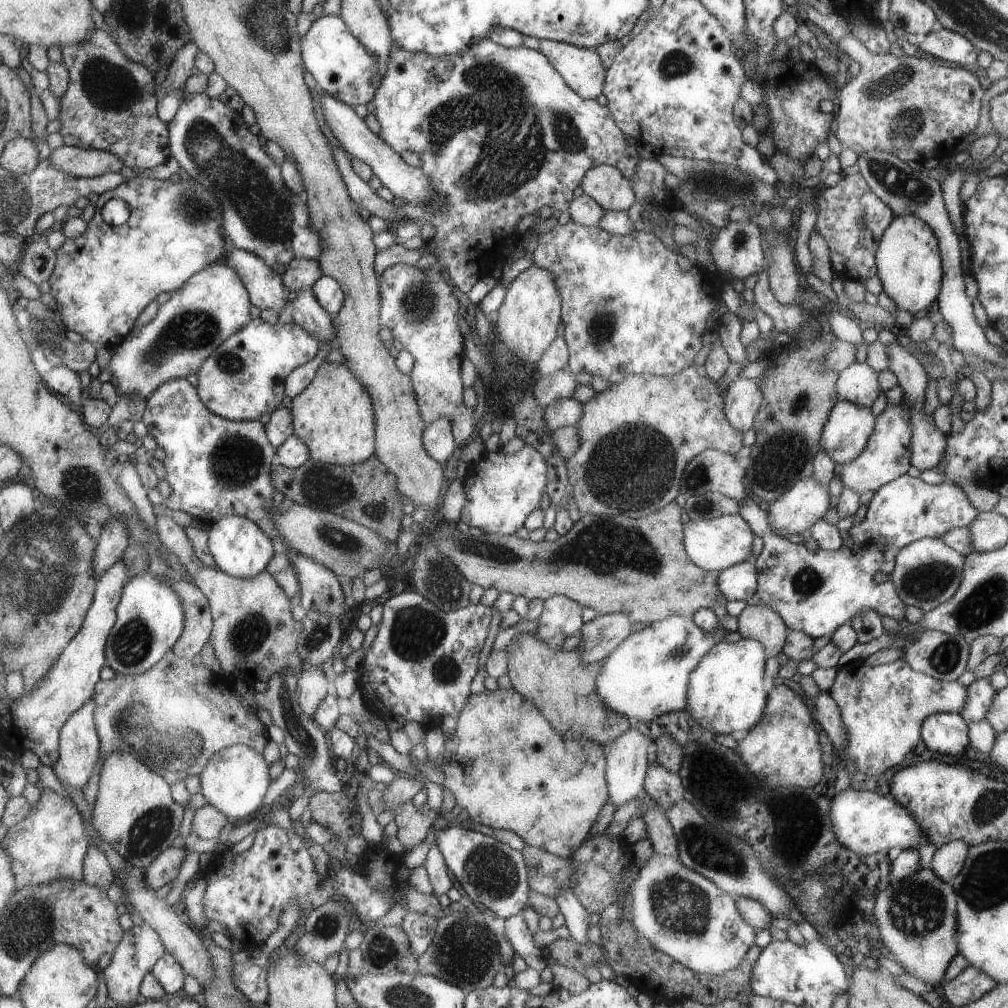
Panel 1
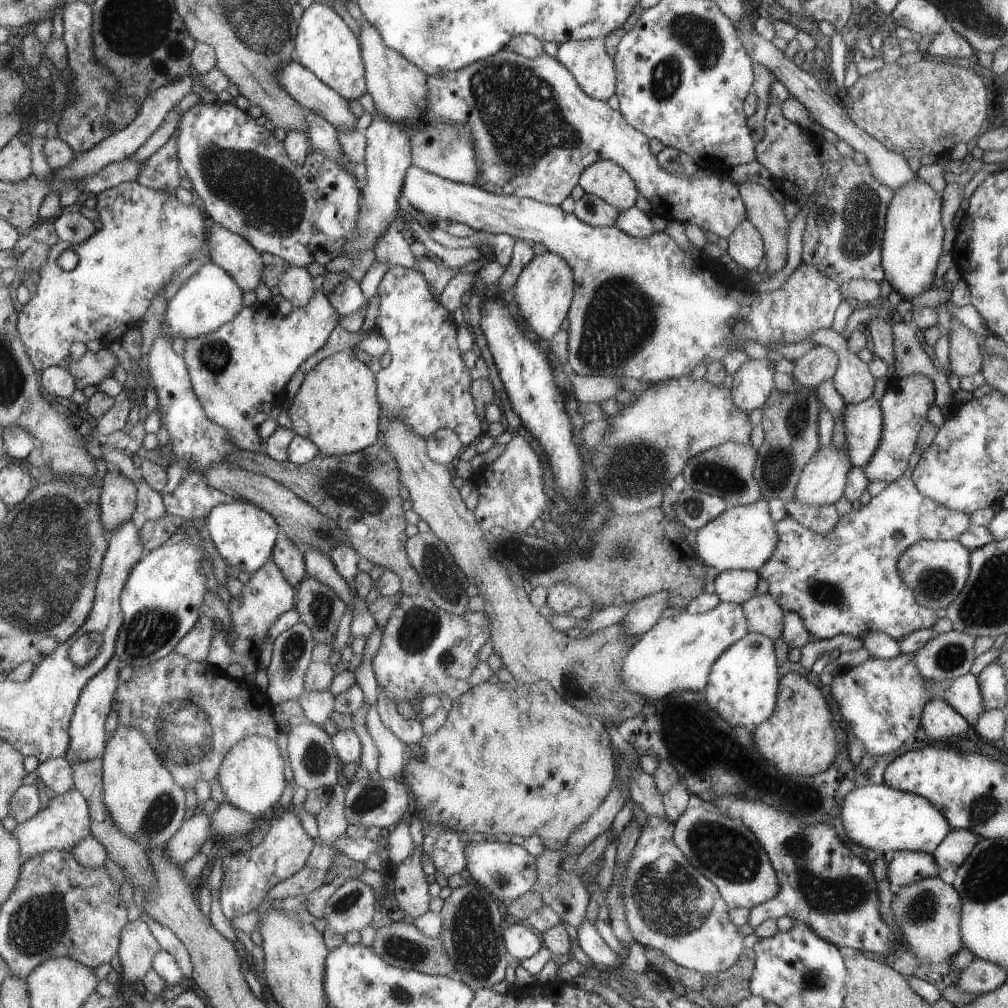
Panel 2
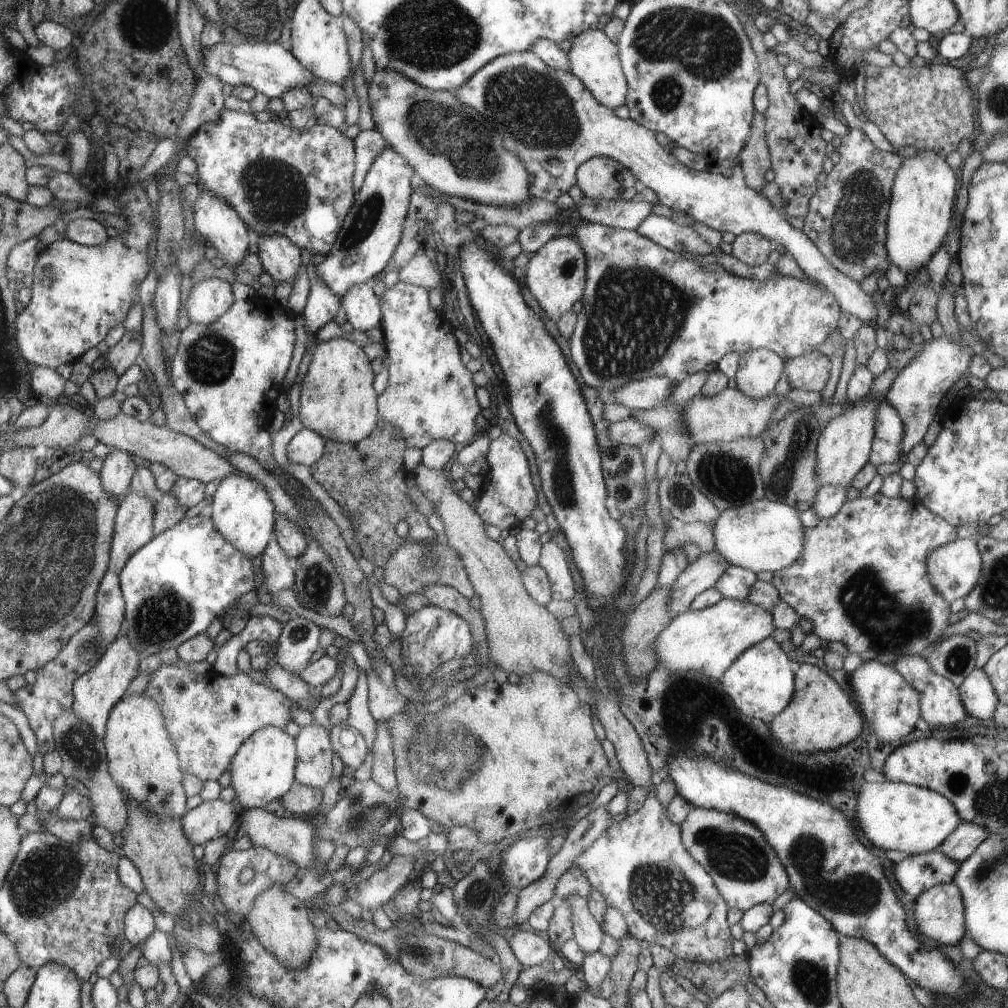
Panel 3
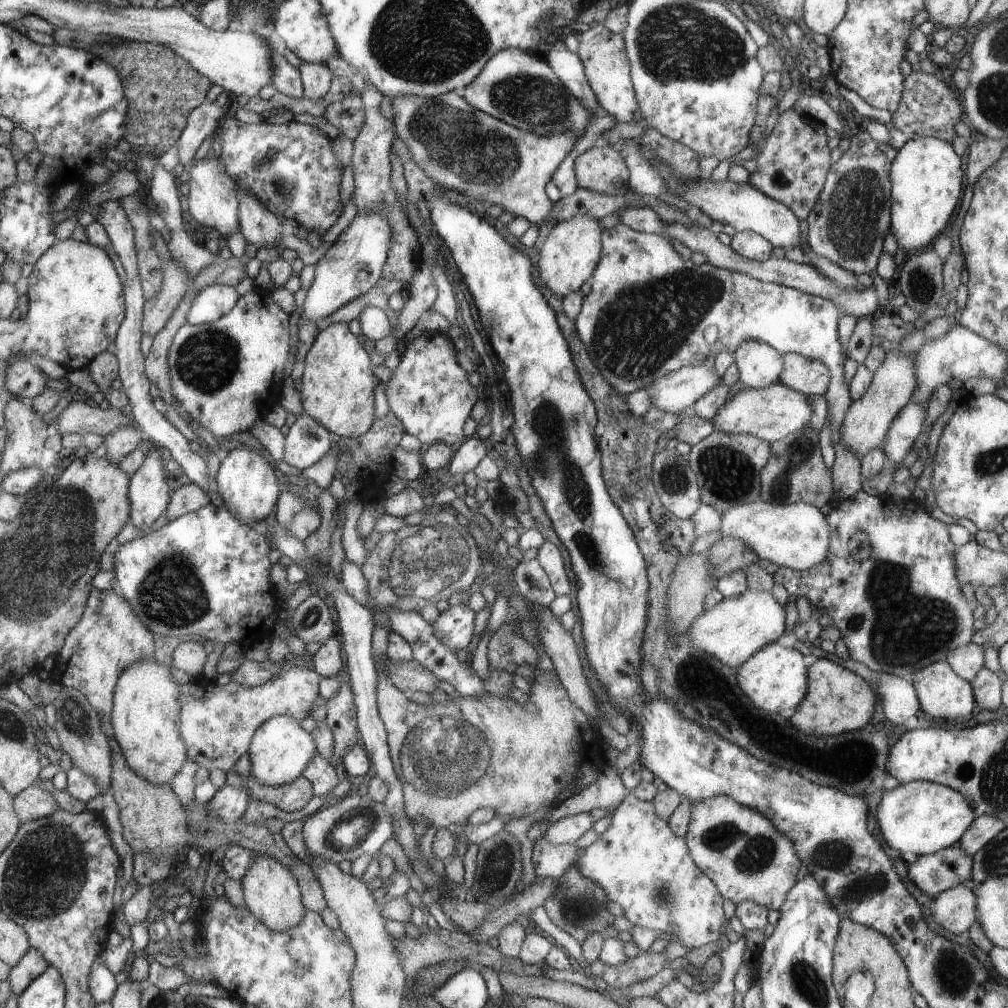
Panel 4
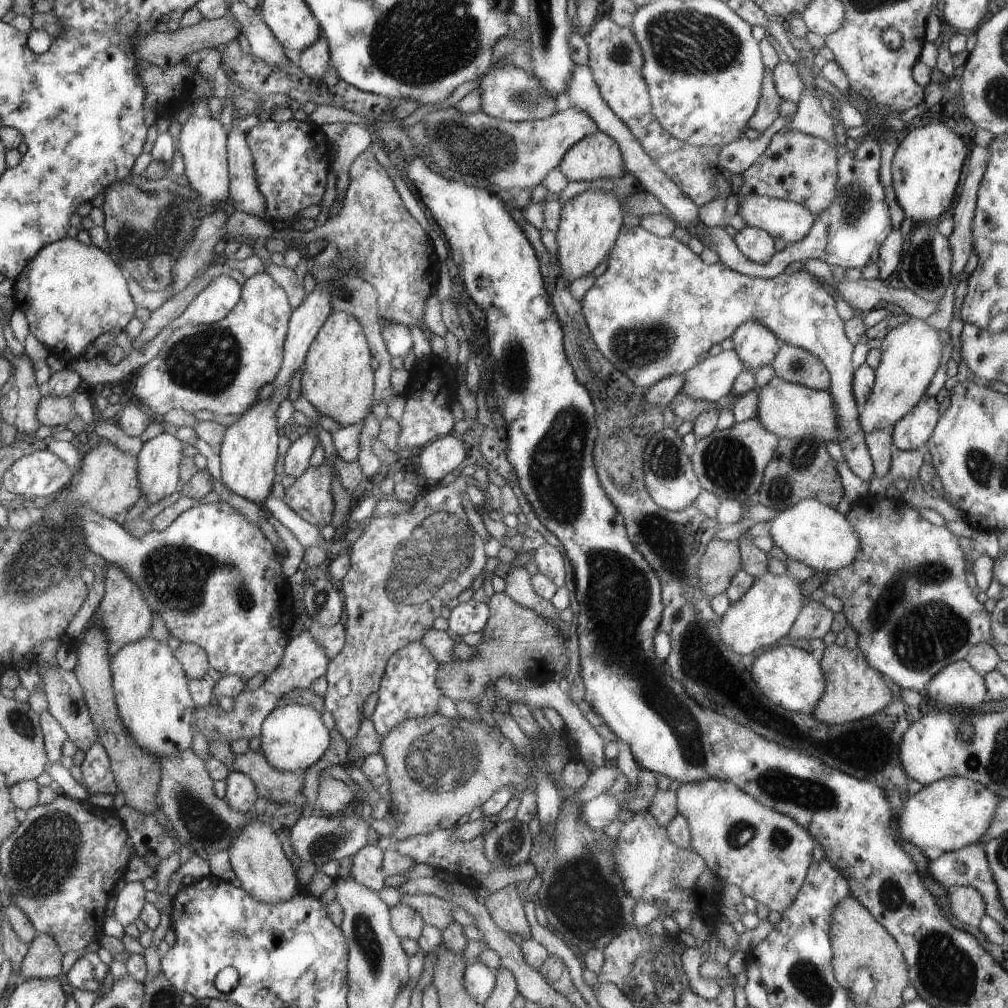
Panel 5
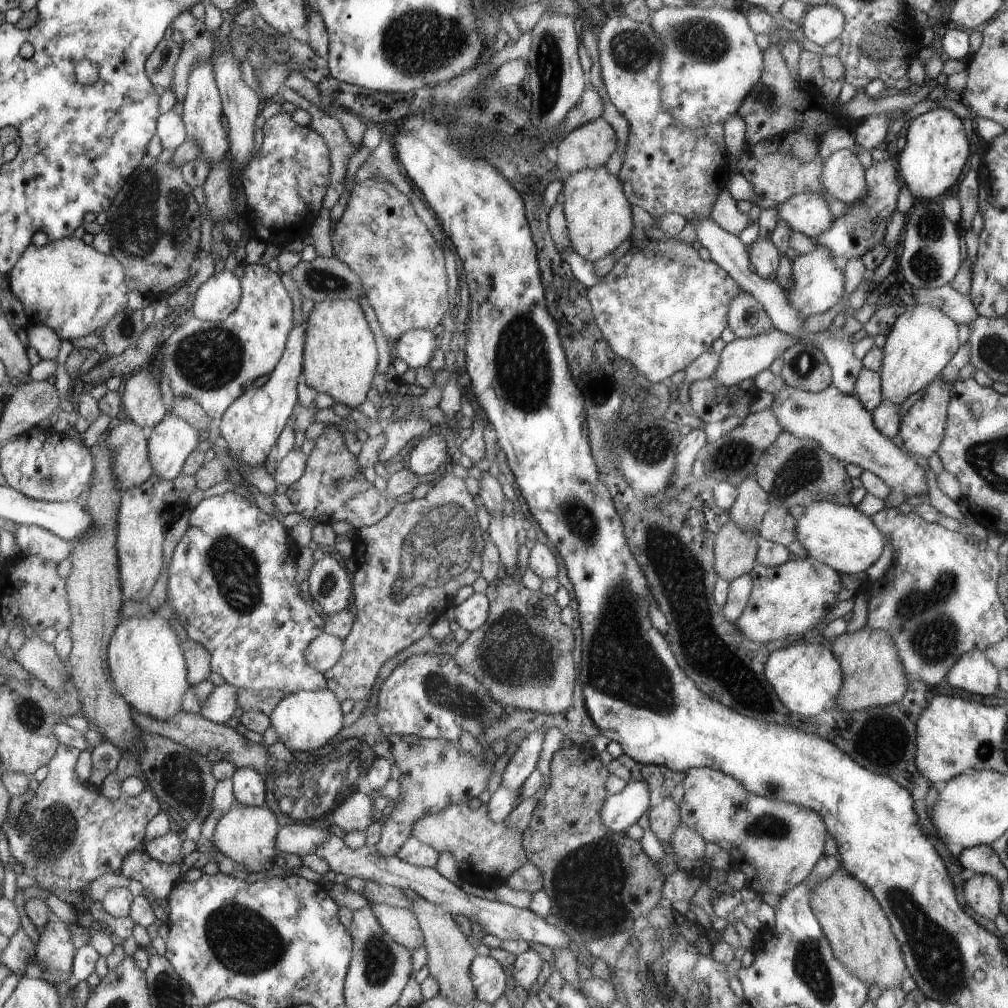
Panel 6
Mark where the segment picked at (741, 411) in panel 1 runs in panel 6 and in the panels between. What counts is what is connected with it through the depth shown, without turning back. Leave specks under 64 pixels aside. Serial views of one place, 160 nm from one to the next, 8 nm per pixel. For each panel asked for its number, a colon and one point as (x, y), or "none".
2: (754, 381)
3: (759, 370)
4: (759, 365)
5: (756, 346)
6: (746, 317)

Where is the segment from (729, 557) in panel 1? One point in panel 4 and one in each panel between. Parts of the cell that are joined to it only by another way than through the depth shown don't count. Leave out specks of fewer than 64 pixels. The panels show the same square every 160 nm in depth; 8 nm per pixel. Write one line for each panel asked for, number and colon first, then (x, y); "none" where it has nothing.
2: (742, 537)
3: (763, 536)
4: (796, 536)

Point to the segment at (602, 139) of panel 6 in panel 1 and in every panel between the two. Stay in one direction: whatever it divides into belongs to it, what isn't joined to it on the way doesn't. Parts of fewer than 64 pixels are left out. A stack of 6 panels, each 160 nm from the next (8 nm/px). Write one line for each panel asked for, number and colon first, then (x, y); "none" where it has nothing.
1: (607, 185)
2: (605, 179)
3: (599, 178)
4: (601, 169)
5: (597, 157)

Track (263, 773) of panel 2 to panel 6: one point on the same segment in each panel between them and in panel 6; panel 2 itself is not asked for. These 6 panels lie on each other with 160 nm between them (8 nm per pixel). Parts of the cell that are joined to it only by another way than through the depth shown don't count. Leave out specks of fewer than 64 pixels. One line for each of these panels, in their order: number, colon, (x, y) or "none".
3: (264, 769)
4: (280, 751)
5: (293, 737)
6: (304, 721)

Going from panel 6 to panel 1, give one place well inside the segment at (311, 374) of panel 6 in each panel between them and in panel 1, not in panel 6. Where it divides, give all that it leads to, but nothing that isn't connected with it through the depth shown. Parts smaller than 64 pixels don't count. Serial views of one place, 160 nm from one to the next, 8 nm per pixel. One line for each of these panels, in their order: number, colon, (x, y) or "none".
1: (334, 416)
2: (336, 408)
3: (337, 400)
4: (337, 380)
5: (337, 380)

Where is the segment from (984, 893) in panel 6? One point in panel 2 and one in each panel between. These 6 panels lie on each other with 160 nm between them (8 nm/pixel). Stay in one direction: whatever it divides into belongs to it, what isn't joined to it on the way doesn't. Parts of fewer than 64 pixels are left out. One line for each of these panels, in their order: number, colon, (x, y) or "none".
2: (929, 911)
3: (939, 911)
4: (954, 909)
5: (966, 904)

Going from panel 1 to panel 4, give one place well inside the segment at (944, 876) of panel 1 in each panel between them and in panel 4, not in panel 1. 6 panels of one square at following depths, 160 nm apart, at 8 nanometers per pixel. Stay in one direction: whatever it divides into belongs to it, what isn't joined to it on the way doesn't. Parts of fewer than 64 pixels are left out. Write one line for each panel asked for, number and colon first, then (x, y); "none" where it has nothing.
2: (956, 847)
3: (966, 837)
4: (983, 829)

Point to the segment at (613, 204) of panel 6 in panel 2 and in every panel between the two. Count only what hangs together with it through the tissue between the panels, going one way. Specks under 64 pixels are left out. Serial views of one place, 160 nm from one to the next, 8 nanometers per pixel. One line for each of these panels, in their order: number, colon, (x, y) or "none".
2: (543, 292)
3: (556, 274)
4: (569, 255)
5: (590, 222)

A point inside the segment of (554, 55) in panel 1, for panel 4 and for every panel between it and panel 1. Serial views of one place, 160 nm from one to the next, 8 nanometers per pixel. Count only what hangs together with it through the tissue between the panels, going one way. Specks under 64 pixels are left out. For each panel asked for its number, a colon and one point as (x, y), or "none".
2: (589, 61)
3: (594, 57)
4: (605, 60)

